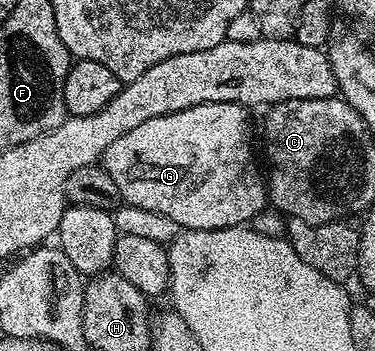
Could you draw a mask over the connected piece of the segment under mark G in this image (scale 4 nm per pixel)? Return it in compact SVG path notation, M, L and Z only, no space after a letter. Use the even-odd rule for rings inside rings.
M212 102L211 104L199 104L195 108L187 108L183 112L159 116L155 120L147 120L147 124L139 124L139 128L127 132L127 136L119 136L119 140L115 140L101 155L99 162L105 167L107 176L111 176L111 180L115 180L115 184L119 184L121 197L128 205L147 208L151 212L159 212L163 216L171 216L171 220L175 220L175 224L179 228L185 230L222 230L232 226L244 226L252 223L252 218L264 206L267 206L267 182L262 171L260 174L256 164L253 163L253 142L249 139L249 114L250 111L237 102Z

